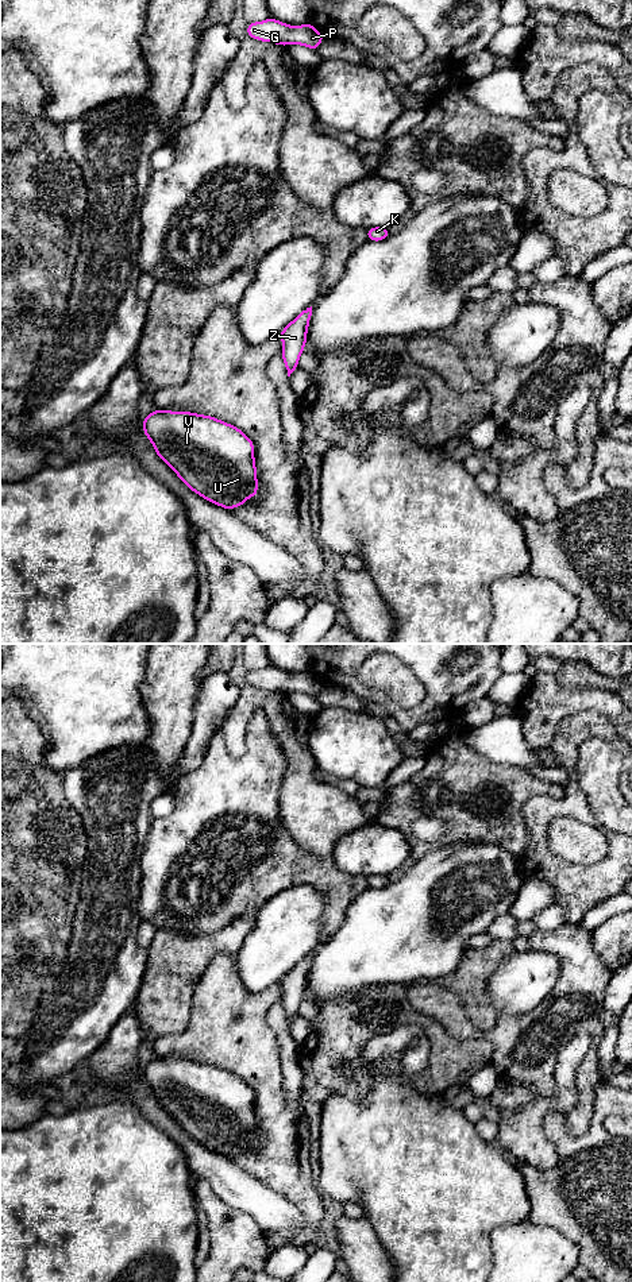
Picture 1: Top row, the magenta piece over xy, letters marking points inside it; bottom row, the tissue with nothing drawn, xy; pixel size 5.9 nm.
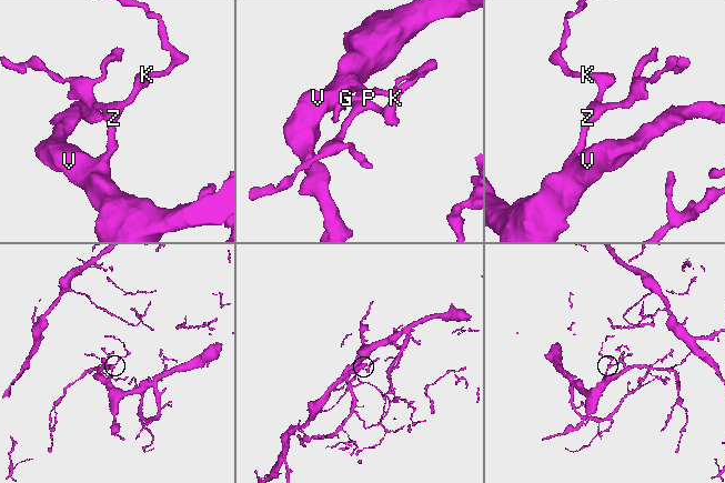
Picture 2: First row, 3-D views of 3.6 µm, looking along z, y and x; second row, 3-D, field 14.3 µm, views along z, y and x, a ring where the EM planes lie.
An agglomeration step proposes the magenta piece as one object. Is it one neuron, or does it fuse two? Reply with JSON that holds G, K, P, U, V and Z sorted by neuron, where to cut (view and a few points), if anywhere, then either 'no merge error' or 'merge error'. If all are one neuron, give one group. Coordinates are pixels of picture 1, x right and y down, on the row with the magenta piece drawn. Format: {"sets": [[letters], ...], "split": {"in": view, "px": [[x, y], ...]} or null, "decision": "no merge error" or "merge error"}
{"sets": [["G", "K", "P", "U", "V", "Z"]], "split": null, "decision": "no merge error"}

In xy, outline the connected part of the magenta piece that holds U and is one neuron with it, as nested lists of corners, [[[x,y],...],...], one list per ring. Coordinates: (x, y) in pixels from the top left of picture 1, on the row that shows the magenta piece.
[[[155,409],[143,418],[143,432],[158,457],[204,499],[227,510],[239,507],[258,493],[254,444],[236,426],[212,416]]]

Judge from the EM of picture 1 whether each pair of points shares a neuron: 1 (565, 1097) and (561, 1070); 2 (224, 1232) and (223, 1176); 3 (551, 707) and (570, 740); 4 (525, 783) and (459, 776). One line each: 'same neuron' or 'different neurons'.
1: same neuron
2: different neurons
3: different neurons
4: same neuron

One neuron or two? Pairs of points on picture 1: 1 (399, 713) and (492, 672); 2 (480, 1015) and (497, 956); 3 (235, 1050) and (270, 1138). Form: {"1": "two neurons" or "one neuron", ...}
{"1": "one neuron", "2": "one neuron", "3": "one neuron"}

